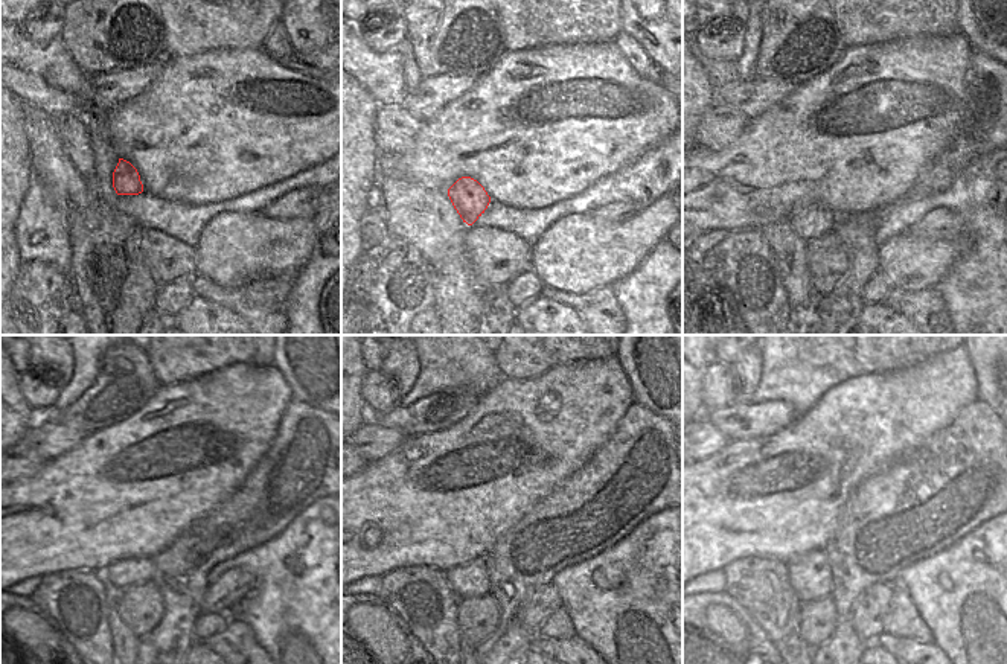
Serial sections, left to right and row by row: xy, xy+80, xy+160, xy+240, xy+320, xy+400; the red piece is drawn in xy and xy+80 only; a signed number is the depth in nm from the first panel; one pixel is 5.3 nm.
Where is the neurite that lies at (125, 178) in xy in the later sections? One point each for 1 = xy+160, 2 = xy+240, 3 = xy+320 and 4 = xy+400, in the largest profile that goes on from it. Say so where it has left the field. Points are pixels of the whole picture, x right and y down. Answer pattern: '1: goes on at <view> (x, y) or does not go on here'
1: goes on at xy+160 (812, 221)
2: goes on at xy+240 (122, 574)
3: goes on at xy+320 (471, 579)
4: goes on at xy+400 (809, 574)

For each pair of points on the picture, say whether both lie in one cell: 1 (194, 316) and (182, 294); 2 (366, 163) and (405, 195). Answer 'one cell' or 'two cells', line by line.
1: two cells
2: two cells

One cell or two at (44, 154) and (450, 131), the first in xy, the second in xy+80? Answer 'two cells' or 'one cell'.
two cells

